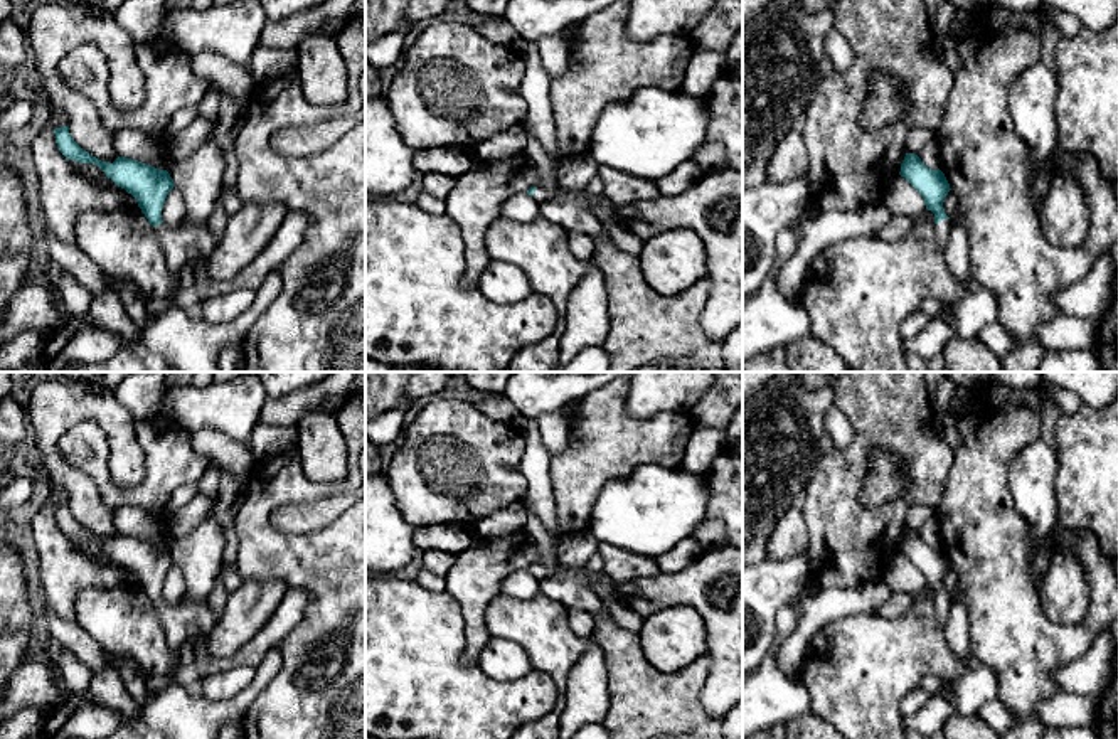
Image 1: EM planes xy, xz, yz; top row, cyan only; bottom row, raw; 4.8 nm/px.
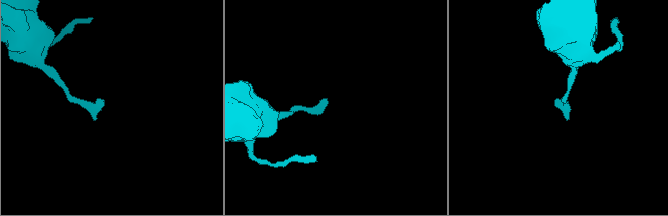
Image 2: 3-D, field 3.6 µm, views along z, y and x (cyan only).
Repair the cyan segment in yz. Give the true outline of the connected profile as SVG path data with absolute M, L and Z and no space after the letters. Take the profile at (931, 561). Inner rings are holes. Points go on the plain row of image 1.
M906 530L899 552L923 572L926 586L934 591L938 626L945 630L950 613L950 594L945 591L943 579L951 567L945 550L940 545L928 545L918 532Z

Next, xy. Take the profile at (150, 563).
M69 503L56 505L54 510L57 525L67 537L98 542L108 556L136 576L138 584L160 613L167 640L177 653L177 663L184 641L205 635L217 625L219 616L209 604L170 604L162 598L165 576L175 564L167 547L125 534L118 534L113 540L101 539L72 517Z

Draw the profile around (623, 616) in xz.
M615 594L603 598L604 611L610 618L621 628L640 633L643 626L643 618L621 604Z

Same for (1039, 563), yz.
M1032 550L1029 554L1029 569L1035 574L1039 581L1039 587L1042 587L1044 577L1051 567L1051 559L1042 550Z

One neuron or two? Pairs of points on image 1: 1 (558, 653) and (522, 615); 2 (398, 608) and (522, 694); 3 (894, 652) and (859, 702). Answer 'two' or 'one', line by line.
1: one
2: one
3: one

